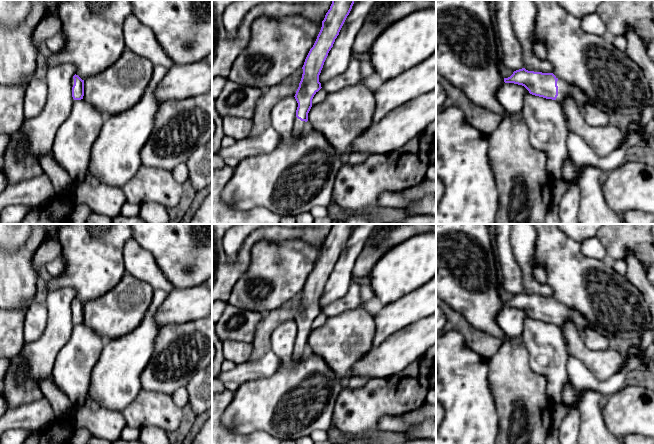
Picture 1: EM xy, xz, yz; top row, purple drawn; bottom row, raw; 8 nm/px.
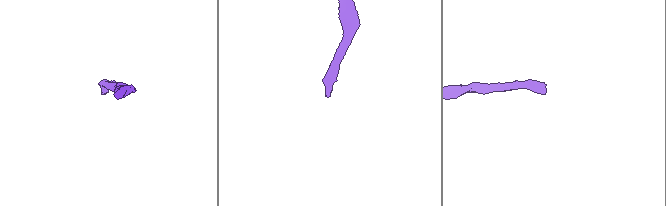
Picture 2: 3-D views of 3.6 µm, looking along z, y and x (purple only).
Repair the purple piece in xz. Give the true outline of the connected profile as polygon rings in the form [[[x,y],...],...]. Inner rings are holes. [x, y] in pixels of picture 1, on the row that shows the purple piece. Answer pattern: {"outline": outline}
{"outline": [[[332,0],[330,9],[322,21],[321,30],[310,49],[304,65],[299,87],[295,94],[298,103],[294,126],[290,139],[297,139],[307,125],[308,113],[312,107],[314,95],[322,88],[319,75],[335,39],[349,15],[355,0]]]}

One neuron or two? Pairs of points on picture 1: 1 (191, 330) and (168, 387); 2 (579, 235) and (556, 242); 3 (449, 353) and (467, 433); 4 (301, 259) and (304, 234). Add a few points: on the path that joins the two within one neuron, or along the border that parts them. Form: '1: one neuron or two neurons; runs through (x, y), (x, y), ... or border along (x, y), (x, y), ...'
1: one neuron; runs through (187, 344), (178, 353), (168, 373)
2: two neurons; border along (567, 234), (580, 242)
3: one neuron; runs through (451, 373), (459, 381), (464, 391), (464, 413)
4: two neurons; border along (279, 240), (302, 239), (317, 247), (321, 246)

